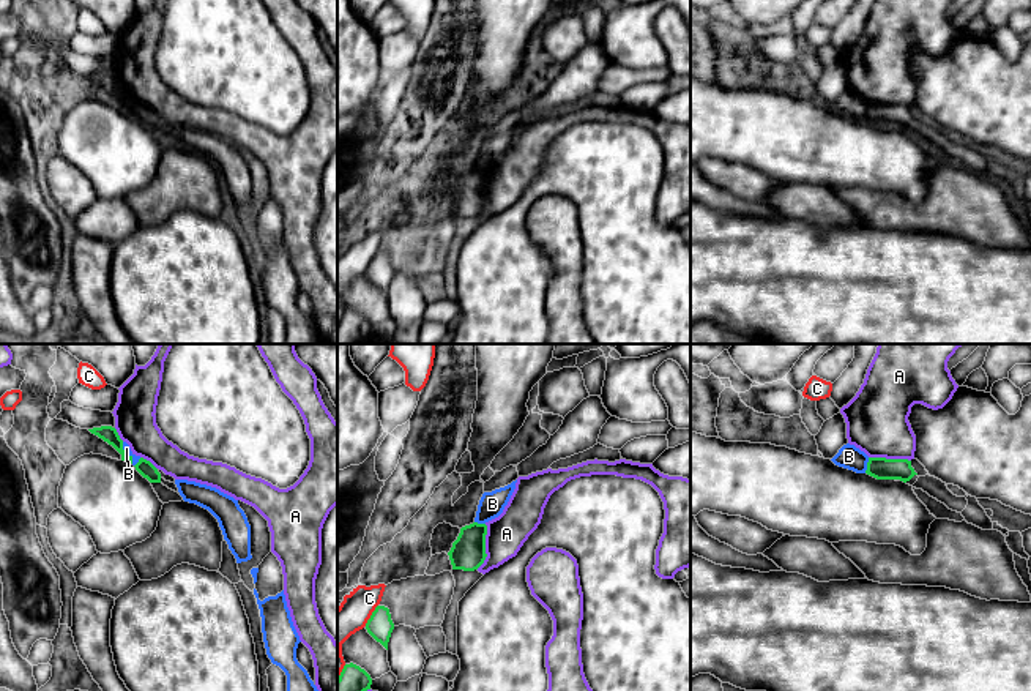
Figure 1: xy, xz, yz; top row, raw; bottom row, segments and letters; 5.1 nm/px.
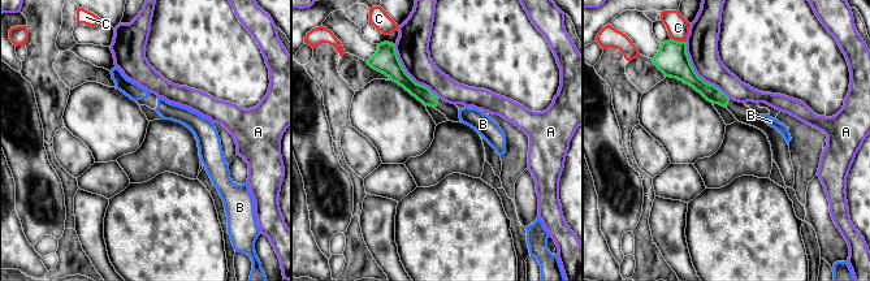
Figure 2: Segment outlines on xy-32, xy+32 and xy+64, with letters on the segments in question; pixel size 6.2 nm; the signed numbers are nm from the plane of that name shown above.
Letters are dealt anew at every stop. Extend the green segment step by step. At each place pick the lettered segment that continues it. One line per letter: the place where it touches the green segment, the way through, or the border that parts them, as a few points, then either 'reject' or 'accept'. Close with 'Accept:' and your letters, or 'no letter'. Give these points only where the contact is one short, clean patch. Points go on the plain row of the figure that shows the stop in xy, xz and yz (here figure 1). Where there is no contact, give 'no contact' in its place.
A: meets green in xz at (484, 193); reject
B: meets green in xy at (125, 101); border along xy (122, 89), (123, 98), (134, 112); reject
C: meets green in xz at (371, 262); reject
Accept: no letter

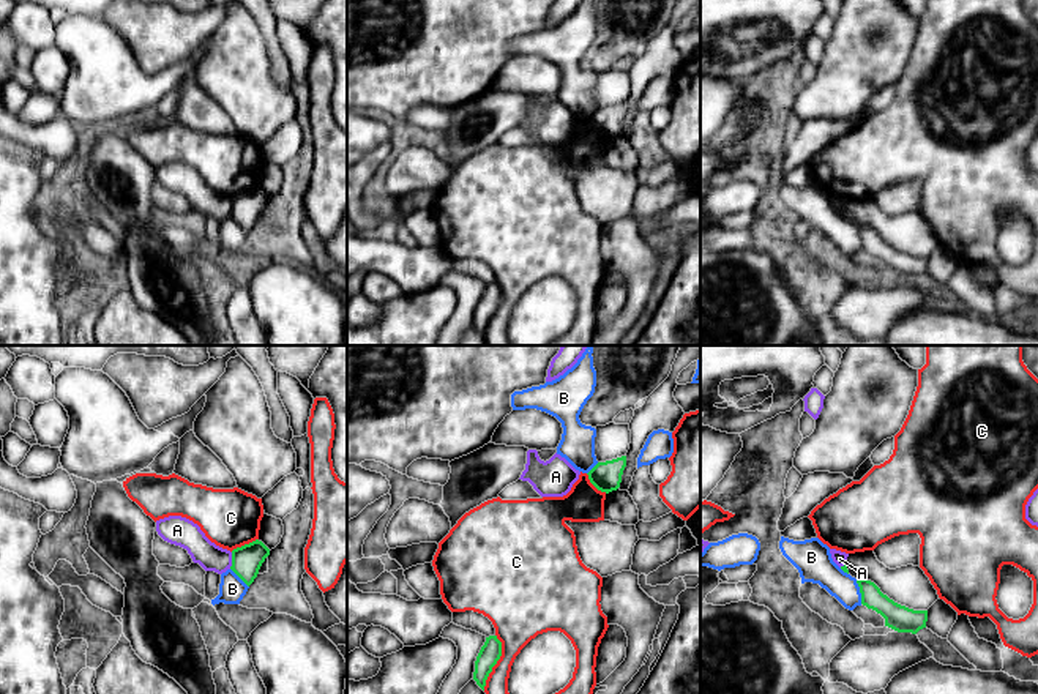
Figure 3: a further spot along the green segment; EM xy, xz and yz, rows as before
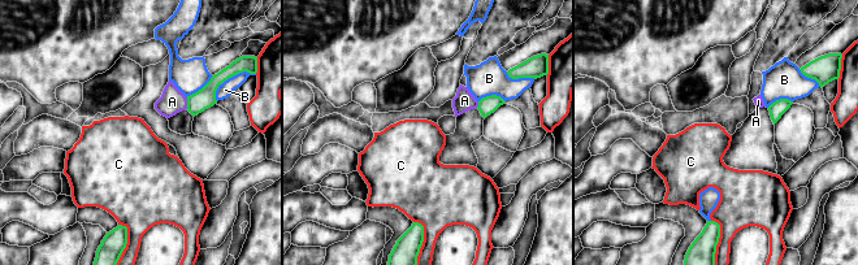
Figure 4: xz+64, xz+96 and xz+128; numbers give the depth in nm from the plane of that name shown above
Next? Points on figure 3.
A: meets green in xy at (232, 207); reject
B: meets green in yz at (860, 238); reject
C: meets green in xz at (496, 309); reject
Accept: no letter

